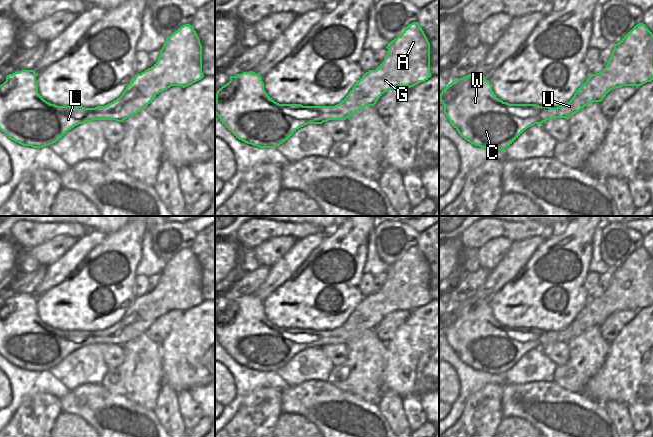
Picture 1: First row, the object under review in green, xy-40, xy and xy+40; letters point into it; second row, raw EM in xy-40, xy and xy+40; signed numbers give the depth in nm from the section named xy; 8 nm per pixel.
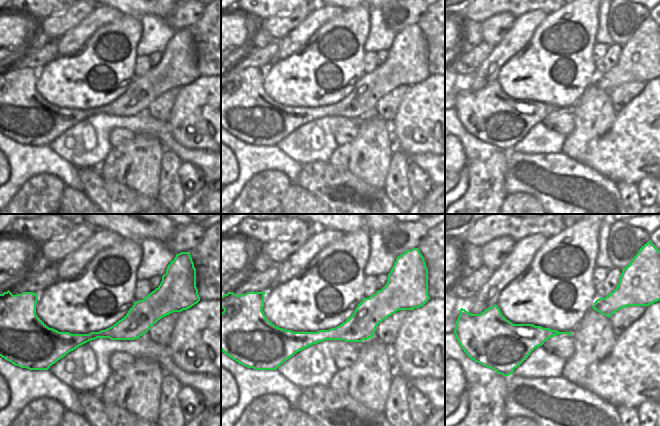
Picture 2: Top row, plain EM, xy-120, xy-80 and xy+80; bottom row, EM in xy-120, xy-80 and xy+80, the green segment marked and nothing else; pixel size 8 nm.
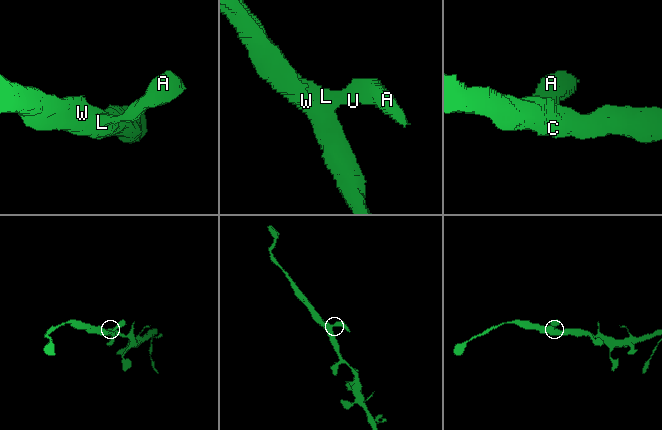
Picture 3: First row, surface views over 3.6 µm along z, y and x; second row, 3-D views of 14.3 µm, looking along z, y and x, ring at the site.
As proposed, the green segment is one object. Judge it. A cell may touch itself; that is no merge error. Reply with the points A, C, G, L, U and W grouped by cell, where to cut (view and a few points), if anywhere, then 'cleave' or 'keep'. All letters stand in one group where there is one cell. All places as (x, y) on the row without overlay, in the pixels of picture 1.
A C G L U W | no cut | keep

